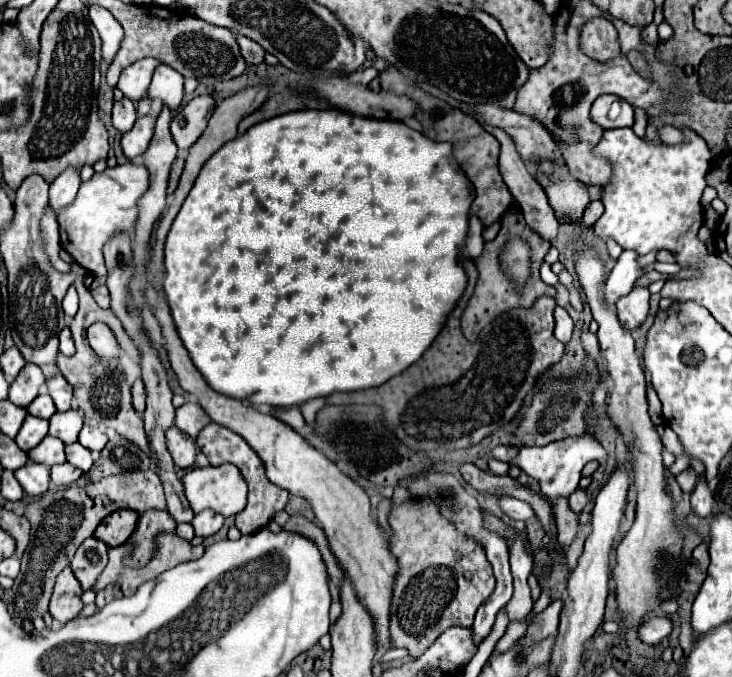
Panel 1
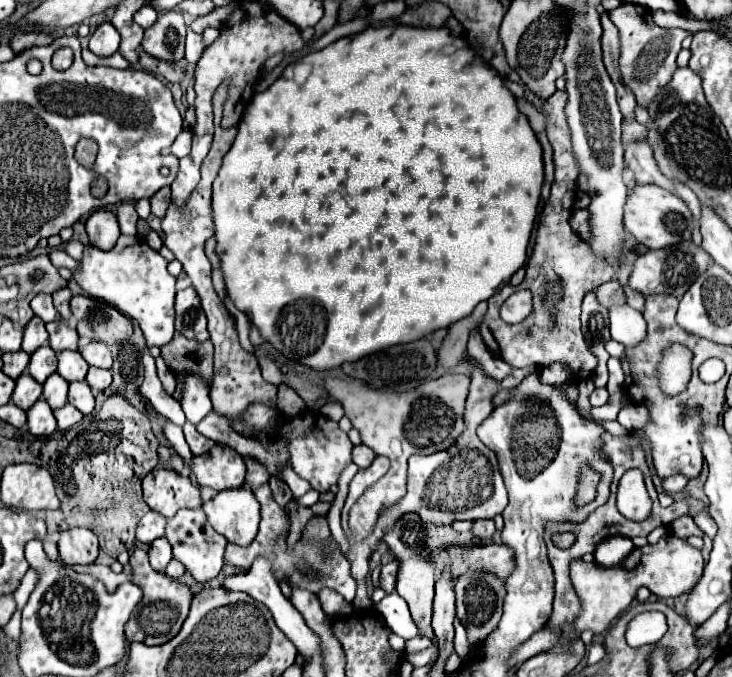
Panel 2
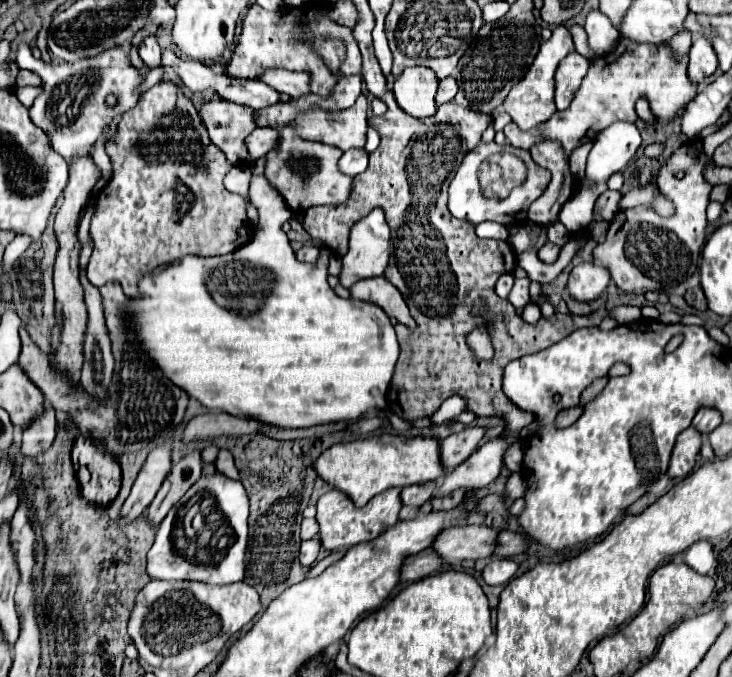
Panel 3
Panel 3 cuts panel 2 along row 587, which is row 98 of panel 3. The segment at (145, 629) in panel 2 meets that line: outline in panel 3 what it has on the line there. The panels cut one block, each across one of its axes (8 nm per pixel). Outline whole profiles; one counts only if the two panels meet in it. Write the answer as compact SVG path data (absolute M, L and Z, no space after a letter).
M158 82L154 88L150 88L144 94L140 94L138 104L132 110L122 114L122 120L118 124L118 140L114 144L108 142L106 144L106 152L108 152L108 156L112 160L114 174L112 174L110 182L104 186L104 190L100 190L98 196L96 196L96 212L94 212L94 218L92 218L92 224L90 224L90 234L94 238L94 252L92 252L90 262L88 262L88 280L94 286L104 286L108 282L118 282L130 298L138 298L140 296L138 282L146 274L150 274L152 270L162 266L162 264L172 264L174 260L180 260L182 256L190 256L190 254L192 256L204 256L204 258L206 256L222 256L222 254L230 254L230 252L238 250L240 246L244 246L246 242L250 242L252 226L250 226L250 222L246 218L246 202L244 202L242 196L230 194L222 186L222 180L224 180L226 172L232 168L232 164L226 160L226 156L220 152L220 148L216 148L210 142L206 126L202 124L202 118L198 116L196 108L192 106L192 102L172 82Z

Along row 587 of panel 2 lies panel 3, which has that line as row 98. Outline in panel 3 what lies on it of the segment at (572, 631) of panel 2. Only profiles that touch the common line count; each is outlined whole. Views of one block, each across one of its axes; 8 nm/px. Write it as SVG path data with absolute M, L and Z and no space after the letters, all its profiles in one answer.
M620 38L618 46L612 52L592 60L590 70L584 76L568 110L554 112L554 116L550 120L526 130L526 132L520 132L520 128L510 122L504 128L504 134L512 146L522 148L522 150L530 150L530 146L536 144L538 140L540 142L558 140L564 154L570 156L576 150L576 146L582 144L580 140L582 141L583 138L593 140L610 124L620 122L620 120L636 122L638 114L634 110L634 104L642 96L646 96L654 118L660 124L668 124L698 94L696 84L692 84L686 74L686 66L688 66L688 58L686 56L676 58L676 54L668 42L666 44L640 44L640 42L632 42L628 38Z

